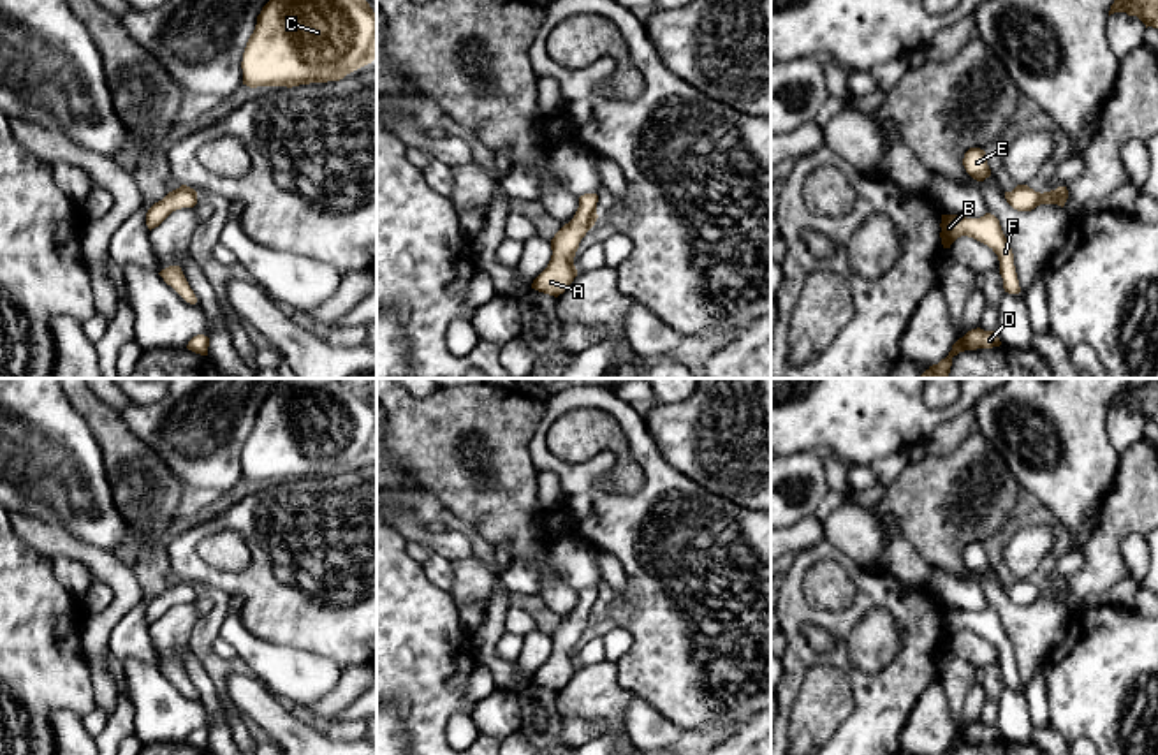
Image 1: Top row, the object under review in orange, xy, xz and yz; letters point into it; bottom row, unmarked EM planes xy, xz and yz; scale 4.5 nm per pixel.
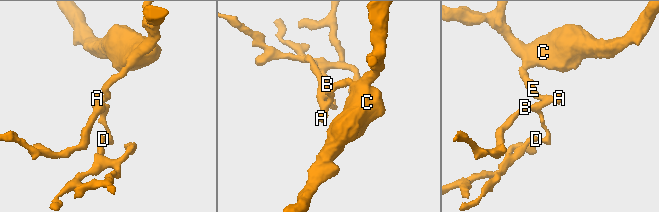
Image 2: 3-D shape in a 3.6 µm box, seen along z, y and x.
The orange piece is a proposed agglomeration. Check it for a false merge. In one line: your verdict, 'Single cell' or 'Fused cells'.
Single cell

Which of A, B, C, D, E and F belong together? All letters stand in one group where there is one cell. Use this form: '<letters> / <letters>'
A B C D E F

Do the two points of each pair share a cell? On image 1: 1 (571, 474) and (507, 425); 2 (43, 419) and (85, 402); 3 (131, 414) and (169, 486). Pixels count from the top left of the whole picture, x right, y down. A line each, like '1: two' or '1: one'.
1: two
2: two
3: two

